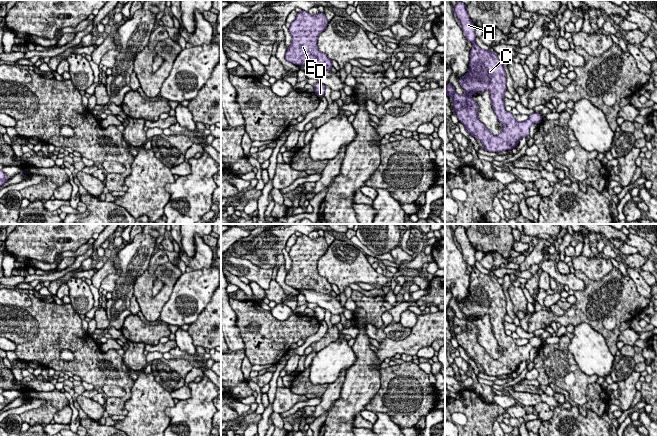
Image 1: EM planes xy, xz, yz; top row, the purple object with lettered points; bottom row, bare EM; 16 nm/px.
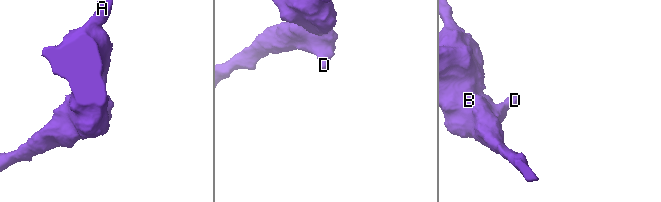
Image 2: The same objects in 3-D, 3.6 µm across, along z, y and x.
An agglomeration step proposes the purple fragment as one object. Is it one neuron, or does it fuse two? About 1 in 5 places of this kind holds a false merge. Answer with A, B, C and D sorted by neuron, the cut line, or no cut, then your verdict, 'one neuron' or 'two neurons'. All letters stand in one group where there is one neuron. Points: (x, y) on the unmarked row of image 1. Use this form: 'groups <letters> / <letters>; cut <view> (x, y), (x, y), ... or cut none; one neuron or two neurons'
groups A B C D; cut none; one neuron

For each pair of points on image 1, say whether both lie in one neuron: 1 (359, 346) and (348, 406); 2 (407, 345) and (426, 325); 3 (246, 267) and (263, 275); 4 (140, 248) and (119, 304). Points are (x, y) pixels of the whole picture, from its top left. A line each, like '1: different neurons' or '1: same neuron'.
1: same neuron
2: same neuron
3: same neuron
4: same neuron

